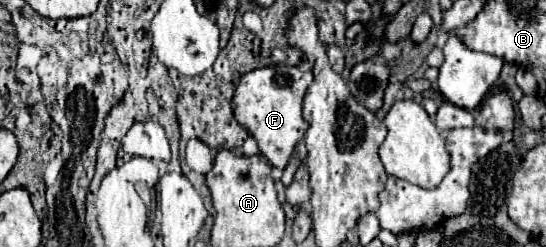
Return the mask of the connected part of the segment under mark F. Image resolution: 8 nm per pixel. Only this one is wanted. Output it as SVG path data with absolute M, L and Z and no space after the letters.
M265 66L251 70L241 76L235 96L233 96L233 114L235 120L249 130L249 134L257 140L261 154L275 168L285 168L295 144L305 136L309 124L301 116L303 96L313 82L311 70L301 70L299 66Z

